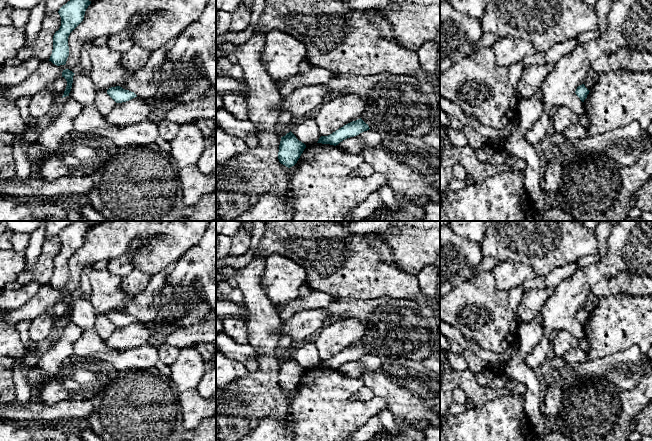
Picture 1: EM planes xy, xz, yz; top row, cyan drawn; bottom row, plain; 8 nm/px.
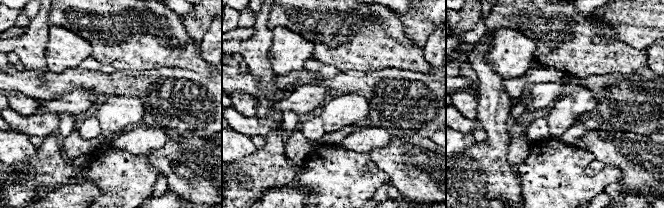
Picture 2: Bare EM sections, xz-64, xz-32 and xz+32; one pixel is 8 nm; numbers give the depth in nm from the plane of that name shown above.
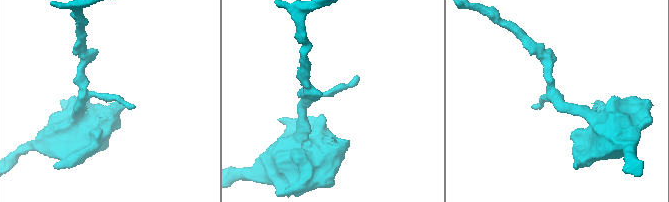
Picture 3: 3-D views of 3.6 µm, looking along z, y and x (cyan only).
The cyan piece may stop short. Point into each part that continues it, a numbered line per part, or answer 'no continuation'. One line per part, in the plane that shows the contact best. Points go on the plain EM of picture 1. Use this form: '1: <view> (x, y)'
no continuation

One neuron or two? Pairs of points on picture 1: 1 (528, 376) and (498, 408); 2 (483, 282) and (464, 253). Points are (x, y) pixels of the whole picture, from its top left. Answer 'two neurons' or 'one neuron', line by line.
1: two neurons
2: two neurons

